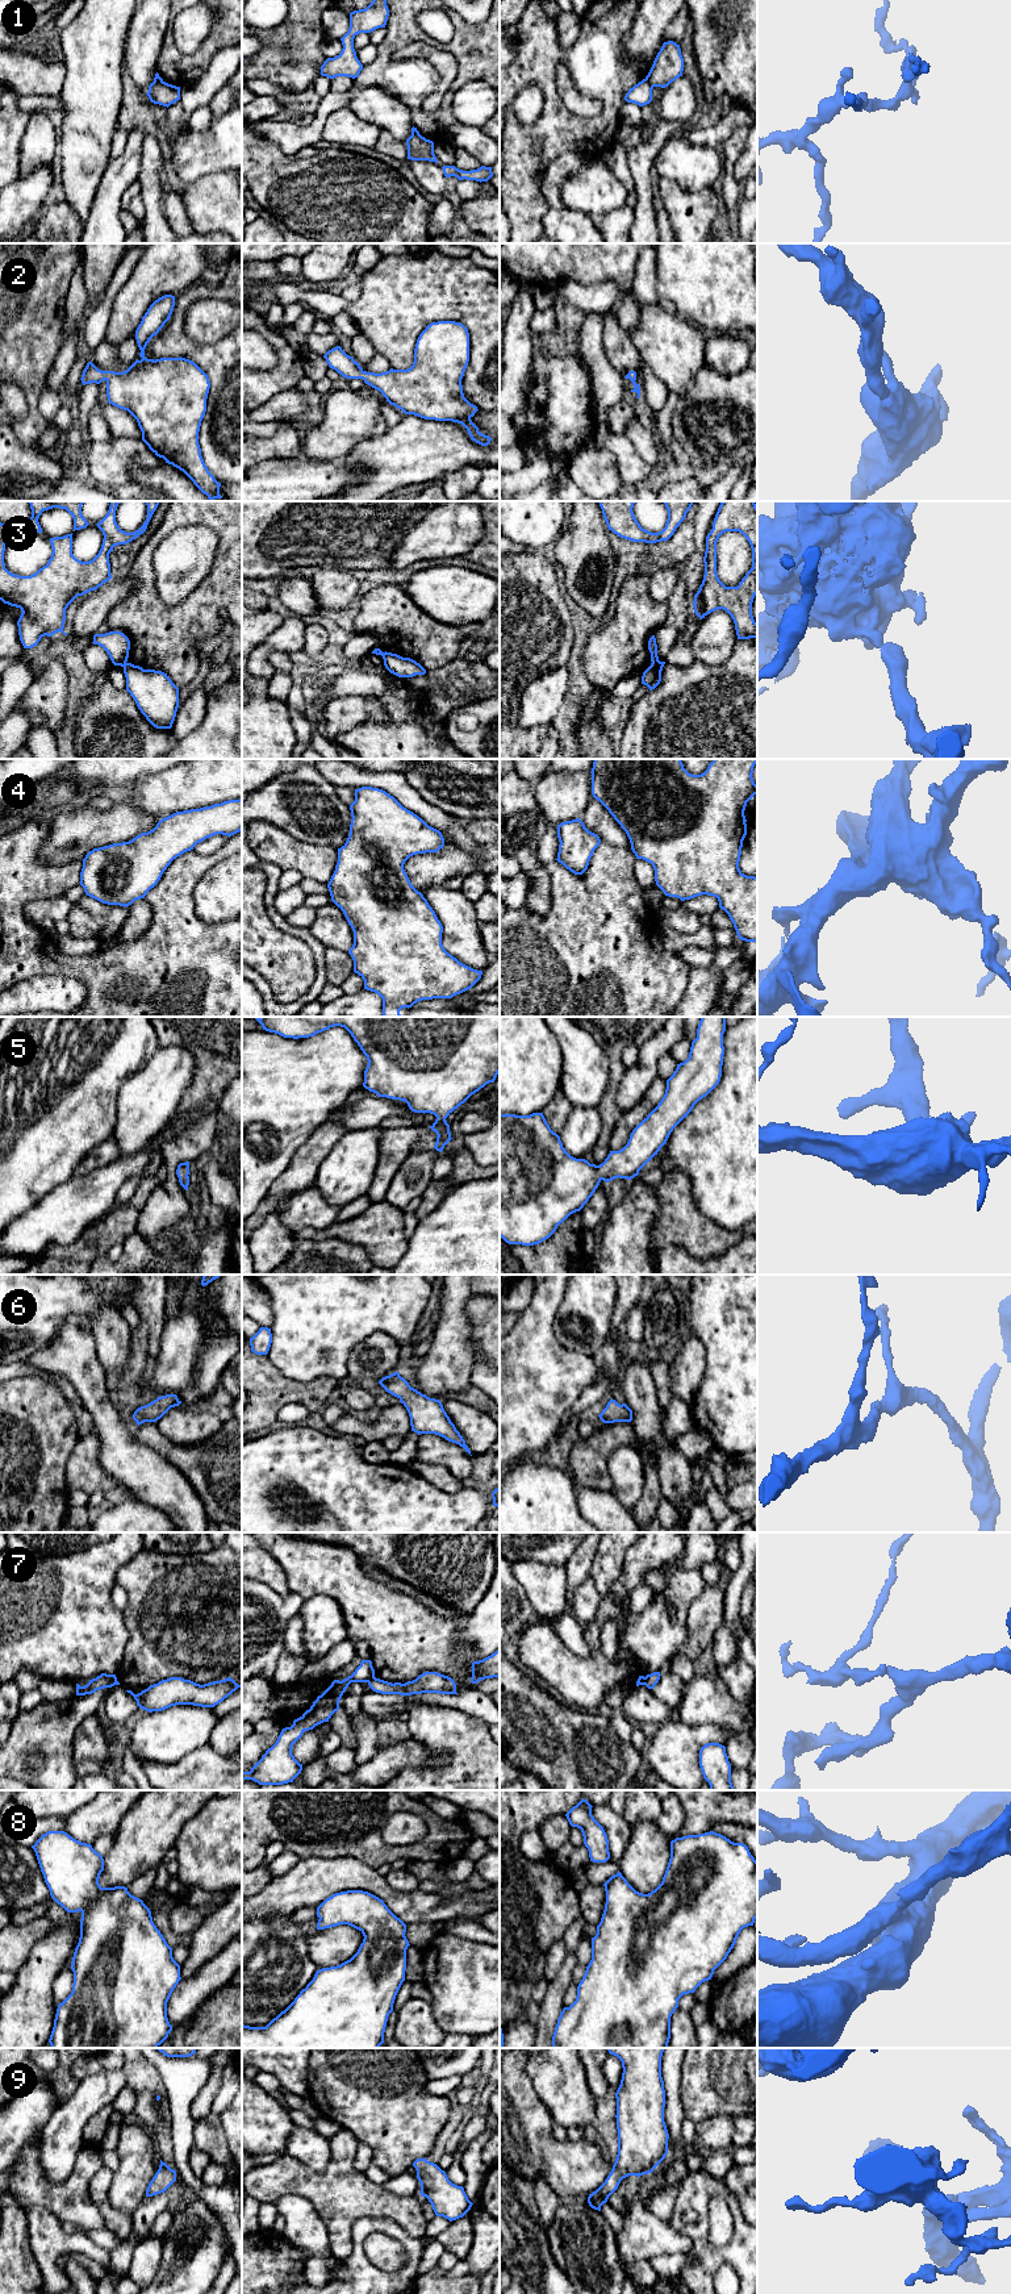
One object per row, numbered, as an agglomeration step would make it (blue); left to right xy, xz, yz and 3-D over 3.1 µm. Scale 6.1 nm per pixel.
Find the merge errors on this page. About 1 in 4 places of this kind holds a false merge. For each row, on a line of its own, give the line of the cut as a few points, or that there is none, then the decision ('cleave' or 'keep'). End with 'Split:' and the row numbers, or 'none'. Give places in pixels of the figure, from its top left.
1: cut in yz along (646, 78), (654, 86); cleave
2: no cut; keep
3: cut in yz along (658, 658), (652, 662); cleave
4: no cut; keep
5: no cut; keep
6: no cut; keep
7: cut in xz along (374, 1676), (367, 1681); cleave
8: no cut; keep
9: no cut; keep
Split: 1, 3, 7

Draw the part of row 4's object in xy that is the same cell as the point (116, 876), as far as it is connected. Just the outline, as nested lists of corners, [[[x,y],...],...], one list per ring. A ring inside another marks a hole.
[[[242,798],[212,806],[176,812],[129,842],[93,848],[83,859],[80,885],[87,896],[108,905],[129,906],[145,898],[174,859],[217,834],[231,837],[242,830]]]

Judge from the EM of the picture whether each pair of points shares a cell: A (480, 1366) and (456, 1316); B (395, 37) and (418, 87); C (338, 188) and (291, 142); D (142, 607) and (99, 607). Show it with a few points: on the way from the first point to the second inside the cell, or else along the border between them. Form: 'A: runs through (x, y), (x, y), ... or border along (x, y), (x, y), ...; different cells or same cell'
A: border along (476, 1352), (472, 1360), (471, 1384); different cells
B: runs through (387, 51), (387, 62), (404, 79); same cell
C: border along (270, 141), (287, 154), (313, 146); different cells
D: border along (133, 584), (133, 591), (112, 608), (105, 621); different cells

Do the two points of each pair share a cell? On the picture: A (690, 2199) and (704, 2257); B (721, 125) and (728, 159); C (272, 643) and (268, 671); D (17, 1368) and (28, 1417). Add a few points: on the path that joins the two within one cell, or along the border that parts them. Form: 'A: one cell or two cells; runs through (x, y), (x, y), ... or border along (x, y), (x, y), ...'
A: one cell; runs through (701, 2214), (701, 2243)
B: two cells; border along (743, 125), (736, 126), (722, 145)
C: one cell; runs through (266, 650), (263, 653), (263, 664)
D: two cells; border along (13, 1377), (40, 1375), (49, 1381)

